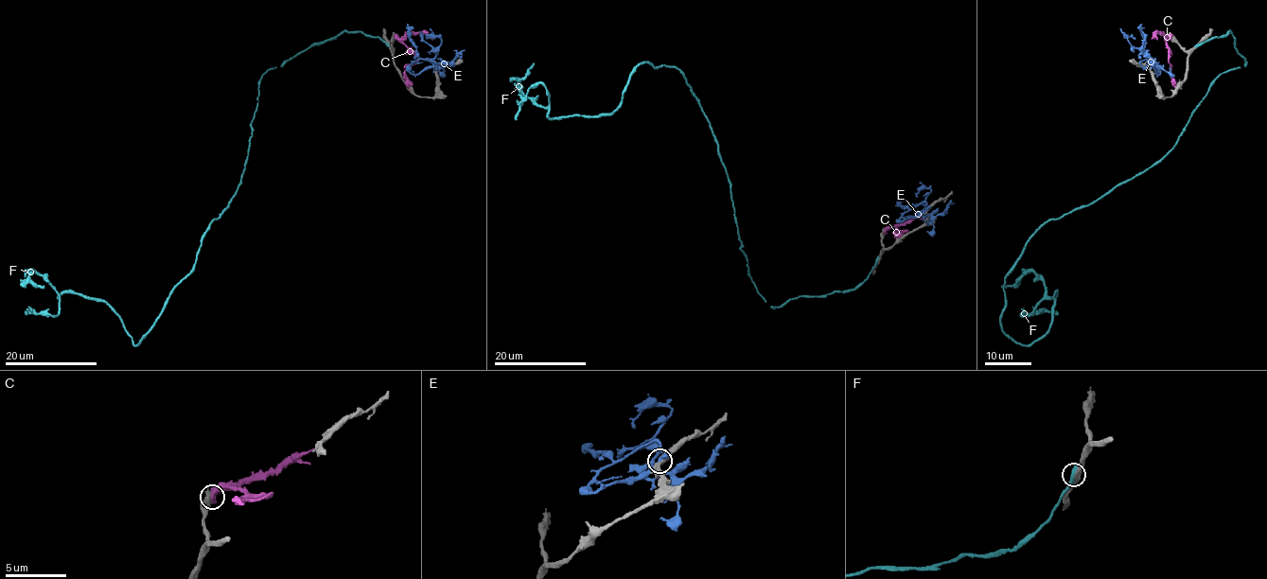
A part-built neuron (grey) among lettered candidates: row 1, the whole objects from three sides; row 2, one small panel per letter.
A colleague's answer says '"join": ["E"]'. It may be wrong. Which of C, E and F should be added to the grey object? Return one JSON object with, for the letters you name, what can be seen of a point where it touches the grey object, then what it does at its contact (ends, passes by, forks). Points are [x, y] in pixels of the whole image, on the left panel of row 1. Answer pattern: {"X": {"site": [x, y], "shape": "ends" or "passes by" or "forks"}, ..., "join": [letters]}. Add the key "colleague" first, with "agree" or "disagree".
{"colleague": "disagree", "join": []}

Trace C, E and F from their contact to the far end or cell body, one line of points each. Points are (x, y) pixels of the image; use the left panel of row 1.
C: (395, 36), (417, 58), (405, 72), (409, 88)
E: (437, 66), (429, 66), (416, 74), (411, 72), (409, 66), (418, 57), (407, 24)
F: (387, 44), (343, 31), (266, 72), (240, 183), (134, 345), (105, 302), (62, 292), (59, 313), (26, 314)

